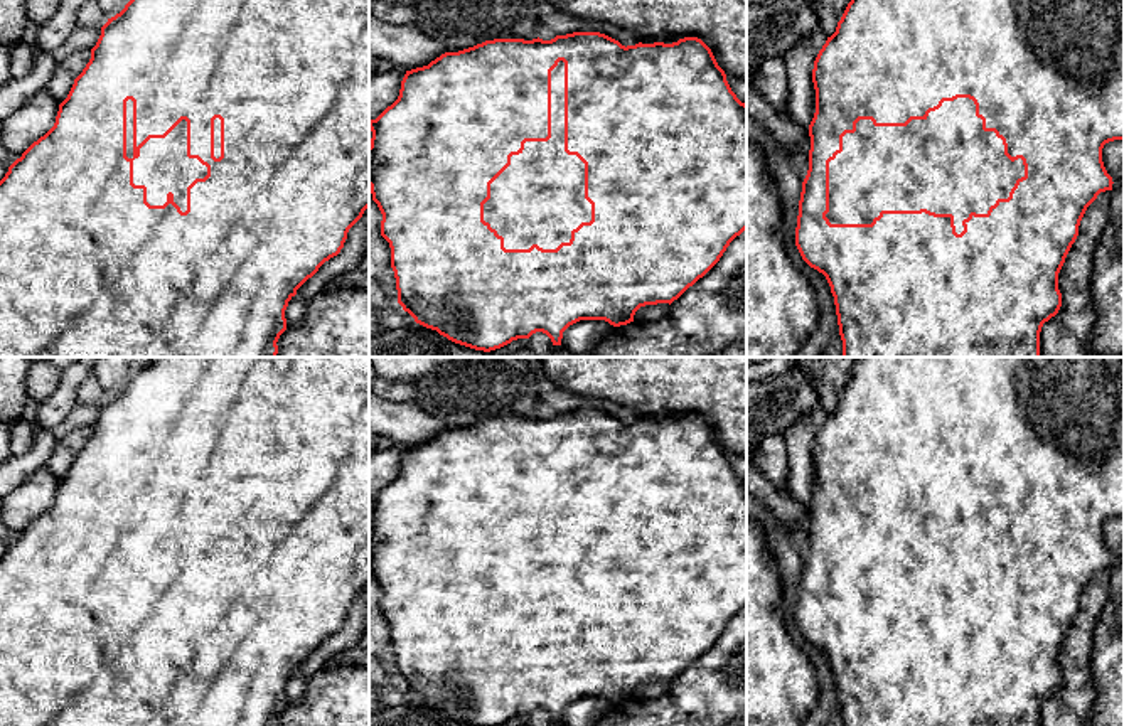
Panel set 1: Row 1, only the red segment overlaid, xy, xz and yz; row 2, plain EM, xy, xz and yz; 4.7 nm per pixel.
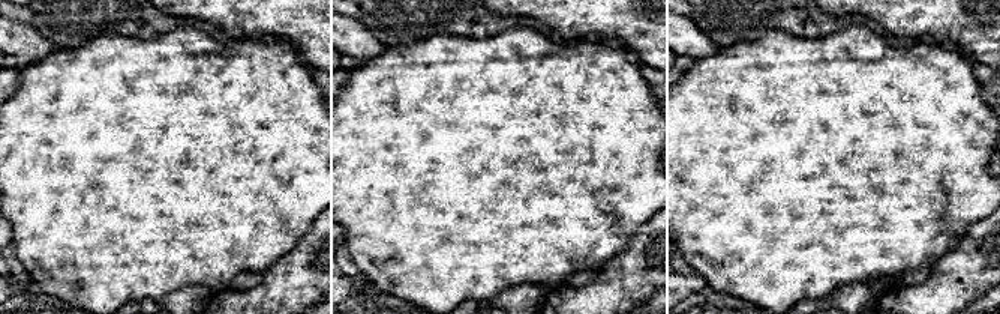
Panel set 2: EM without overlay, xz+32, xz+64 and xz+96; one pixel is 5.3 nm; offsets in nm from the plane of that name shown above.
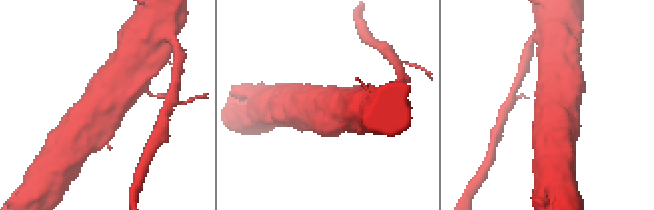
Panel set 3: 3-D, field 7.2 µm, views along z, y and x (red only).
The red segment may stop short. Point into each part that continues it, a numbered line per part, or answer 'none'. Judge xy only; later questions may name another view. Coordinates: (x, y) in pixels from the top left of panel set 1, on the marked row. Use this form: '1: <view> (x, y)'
1: xy (162, 167)

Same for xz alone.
1: xz (540, 197)

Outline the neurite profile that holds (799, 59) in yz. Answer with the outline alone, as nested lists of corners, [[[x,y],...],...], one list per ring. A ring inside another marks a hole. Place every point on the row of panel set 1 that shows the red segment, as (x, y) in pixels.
[[[819,27],[804,39],[799,39],[784,56],[789,81],[787,116],[802,130],[816,113],[816,89],[812,83],[814,61],[826,44],[827,35]]]

